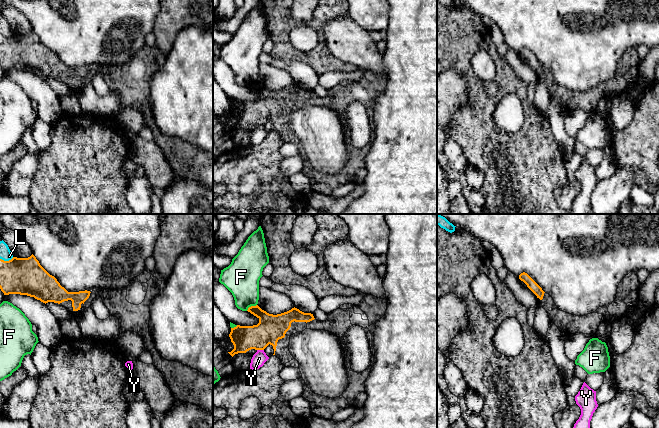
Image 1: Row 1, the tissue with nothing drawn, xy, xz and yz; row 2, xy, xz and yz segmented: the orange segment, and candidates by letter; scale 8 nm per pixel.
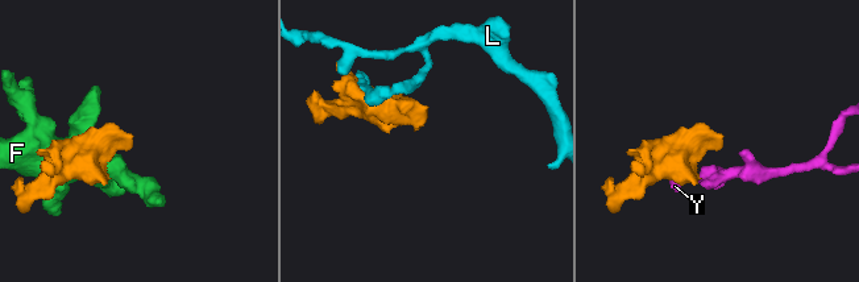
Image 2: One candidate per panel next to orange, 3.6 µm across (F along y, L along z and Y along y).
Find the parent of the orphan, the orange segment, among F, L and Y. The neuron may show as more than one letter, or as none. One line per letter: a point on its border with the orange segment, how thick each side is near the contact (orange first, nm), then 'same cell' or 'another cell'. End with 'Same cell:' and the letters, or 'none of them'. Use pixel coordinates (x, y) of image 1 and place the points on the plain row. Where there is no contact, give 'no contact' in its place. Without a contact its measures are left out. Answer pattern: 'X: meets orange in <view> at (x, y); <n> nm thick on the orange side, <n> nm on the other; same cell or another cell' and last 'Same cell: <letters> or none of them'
F: meets orange in xz at (251, 82); 220 nm thick on the orange side, 280 nm on the other; another cell
L: meets orange in xy at (6, 37); 300 nm thick on the orange side, 100 nm on the other; another cell
Y: meets orange in xz at (260, 125); 220 nm thick on the orange side, 110 nm on the other; another cell
Same cell: none of them

